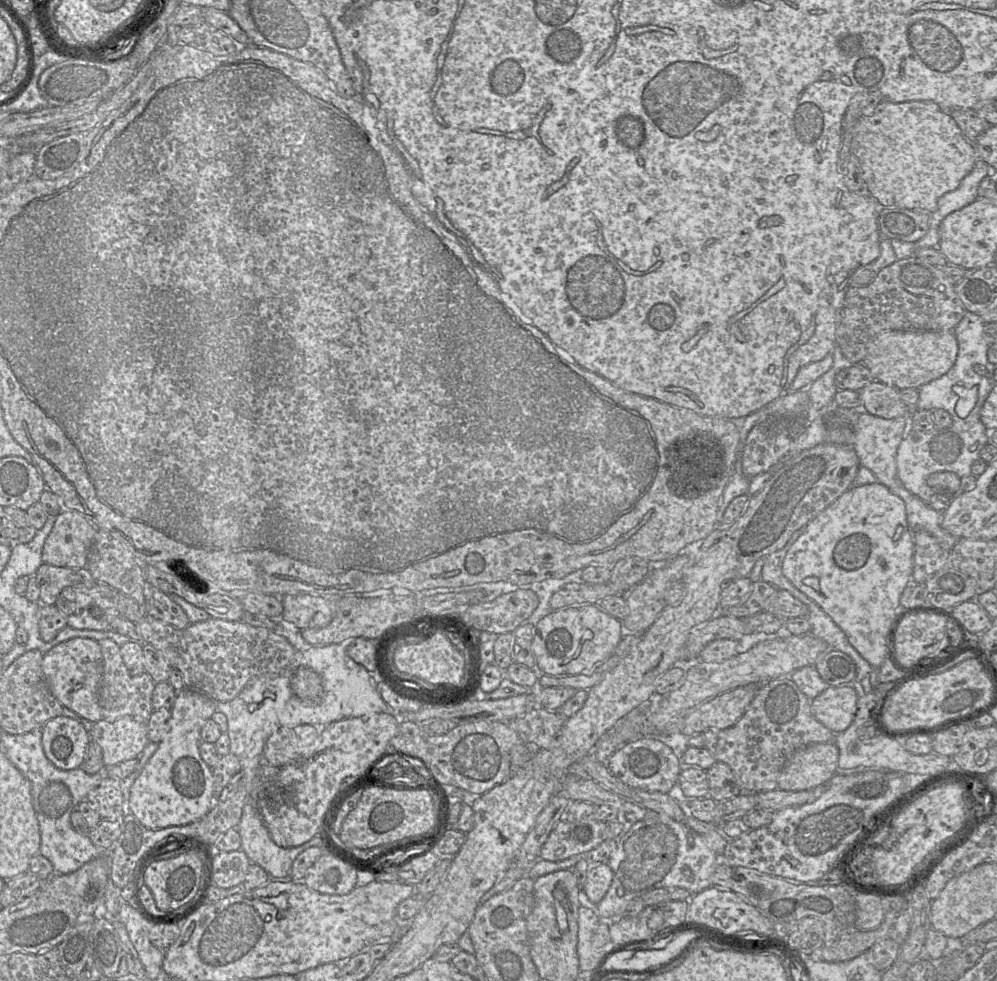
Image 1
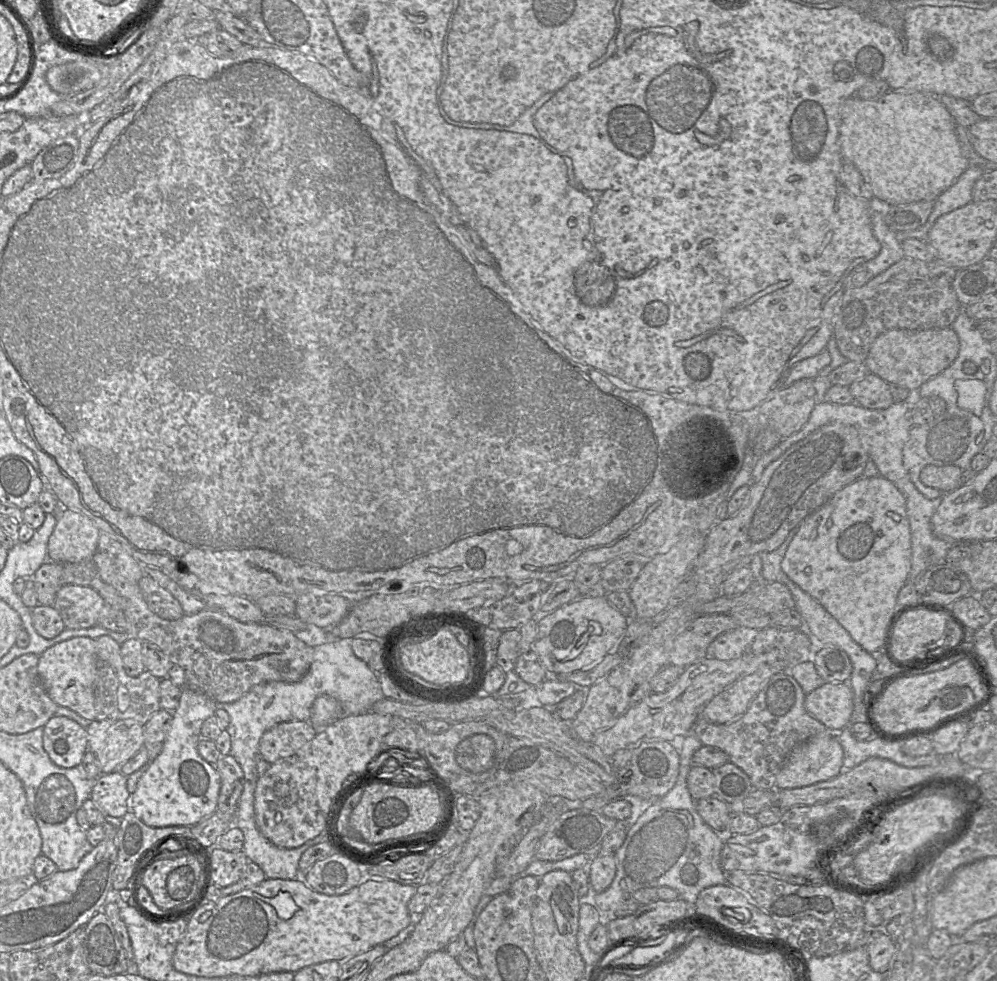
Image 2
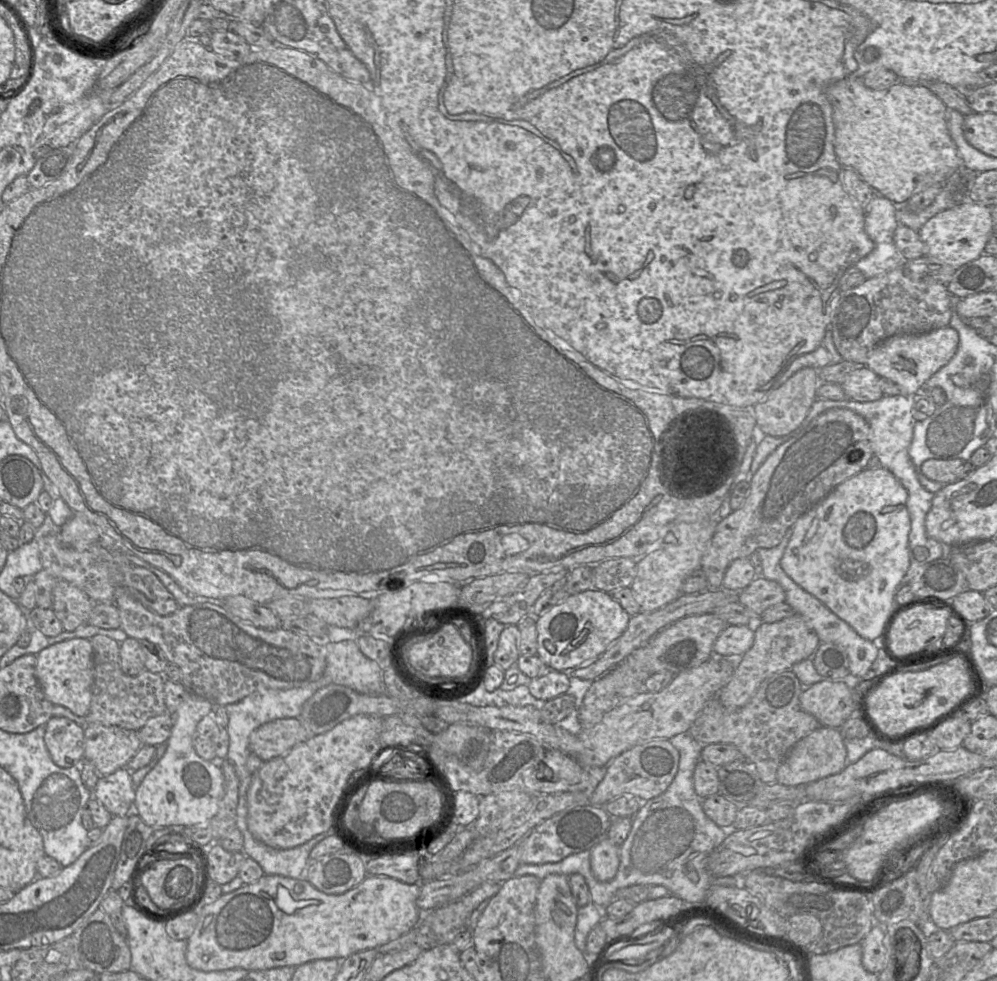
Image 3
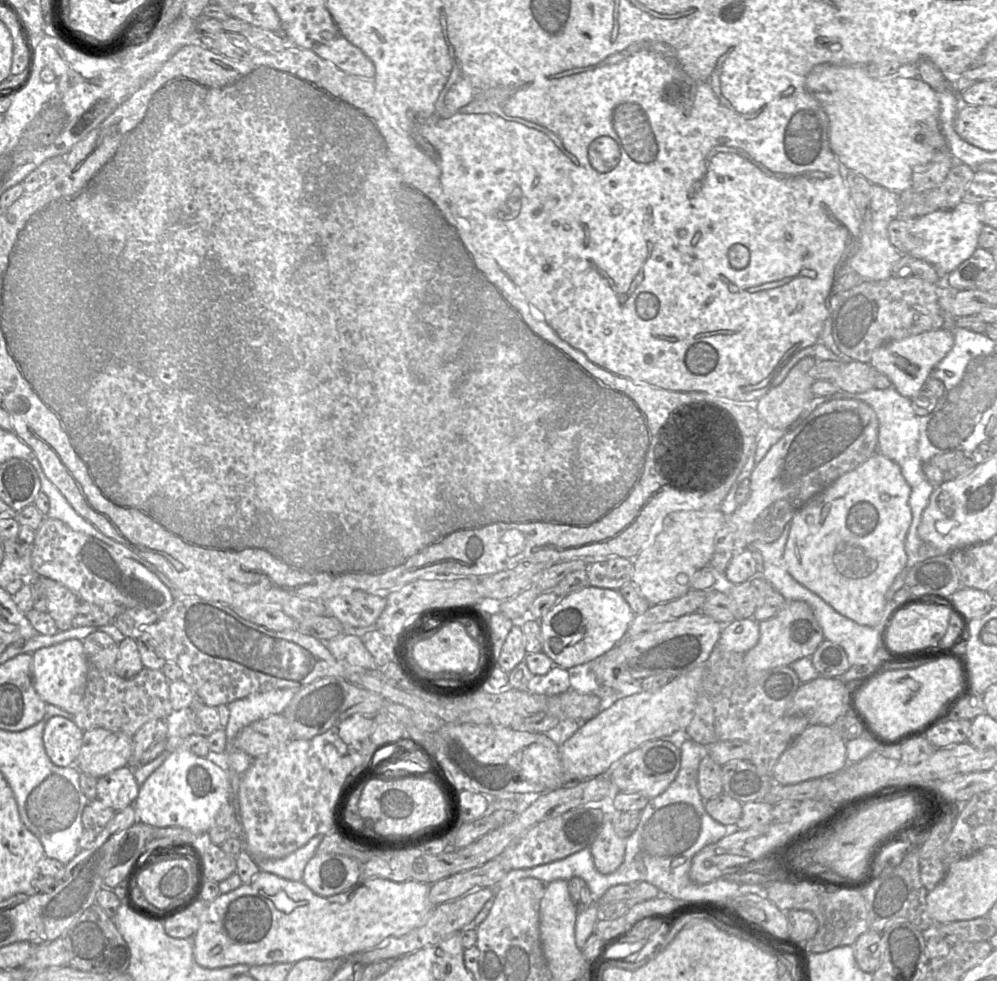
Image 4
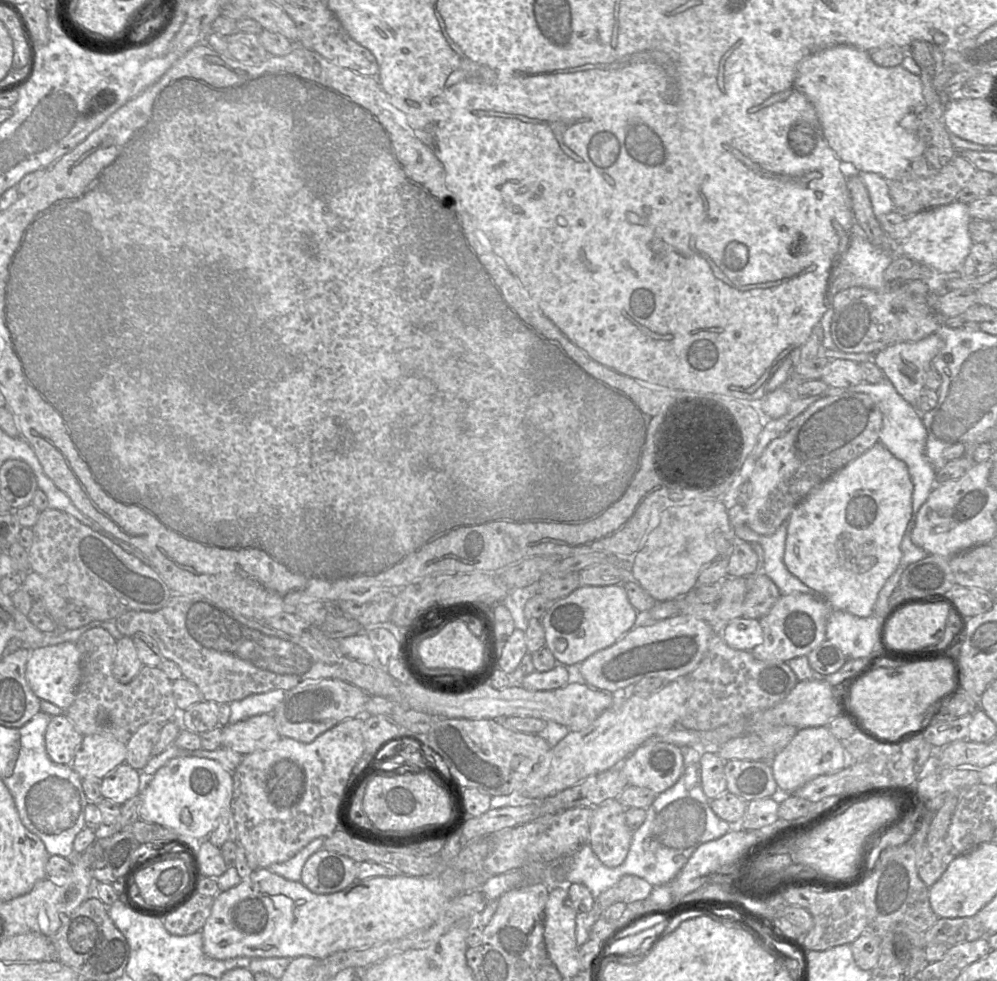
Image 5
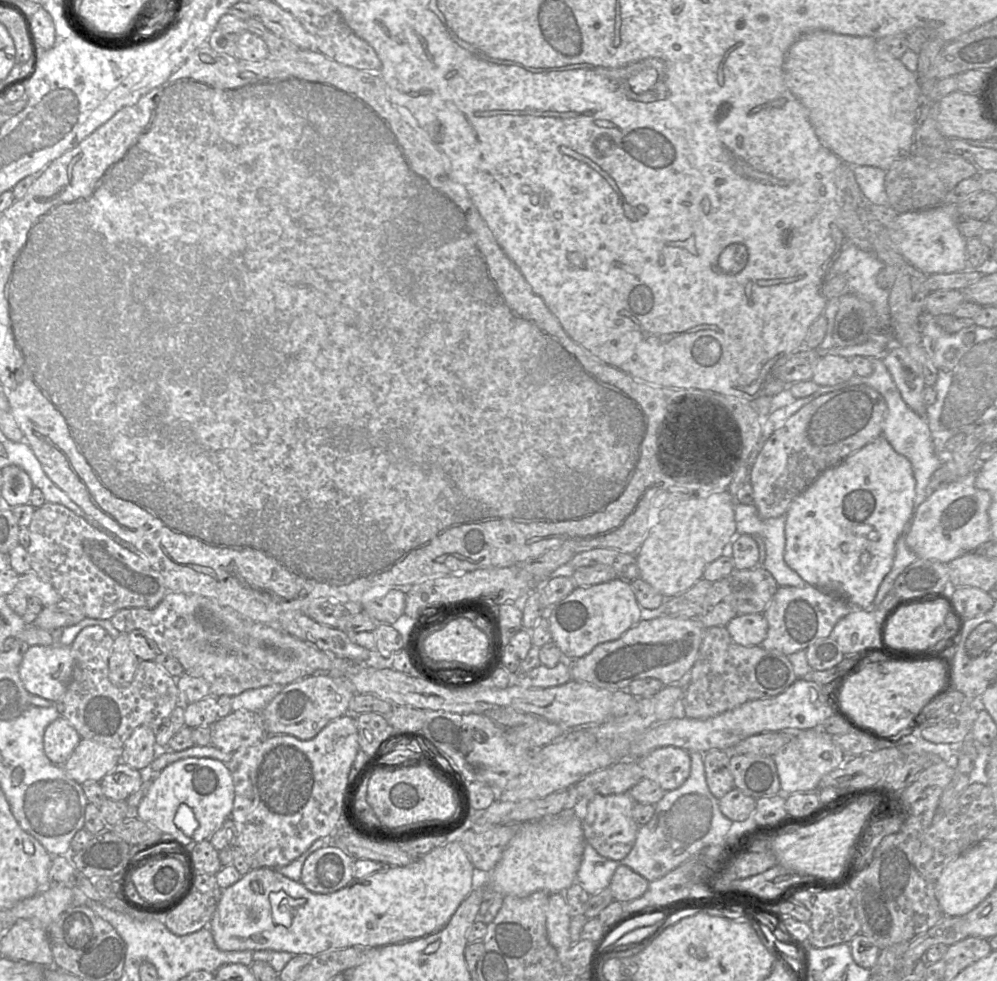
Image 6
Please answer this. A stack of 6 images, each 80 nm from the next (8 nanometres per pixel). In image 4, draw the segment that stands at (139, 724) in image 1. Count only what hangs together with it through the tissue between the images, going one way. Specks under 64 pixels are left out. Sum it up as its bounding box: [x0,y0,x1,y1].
[75,728,133,778]

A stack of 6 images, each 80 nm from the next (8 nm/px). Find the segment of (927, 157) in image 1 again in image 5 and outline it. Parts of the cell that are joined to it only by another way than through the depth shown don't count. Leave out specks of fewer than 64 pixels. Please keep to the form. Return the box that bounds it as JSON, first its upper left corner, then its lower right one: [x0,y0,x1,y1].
[797,45,926,181]

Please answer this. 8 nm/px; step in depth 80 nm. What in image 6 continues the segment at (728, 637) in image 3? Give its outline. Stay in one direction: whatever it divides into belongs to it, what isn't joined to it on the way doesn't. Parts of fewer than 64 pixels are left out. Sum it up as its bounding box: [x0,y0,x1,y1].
[726,613,768,646]

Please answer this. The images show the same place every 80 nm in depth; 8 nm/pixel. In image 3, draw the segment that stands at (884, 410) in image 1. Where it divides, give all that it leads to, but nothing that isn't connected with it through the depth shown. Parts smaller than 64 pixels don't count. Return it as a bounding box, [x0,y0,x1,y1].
[841,365,884,402]

